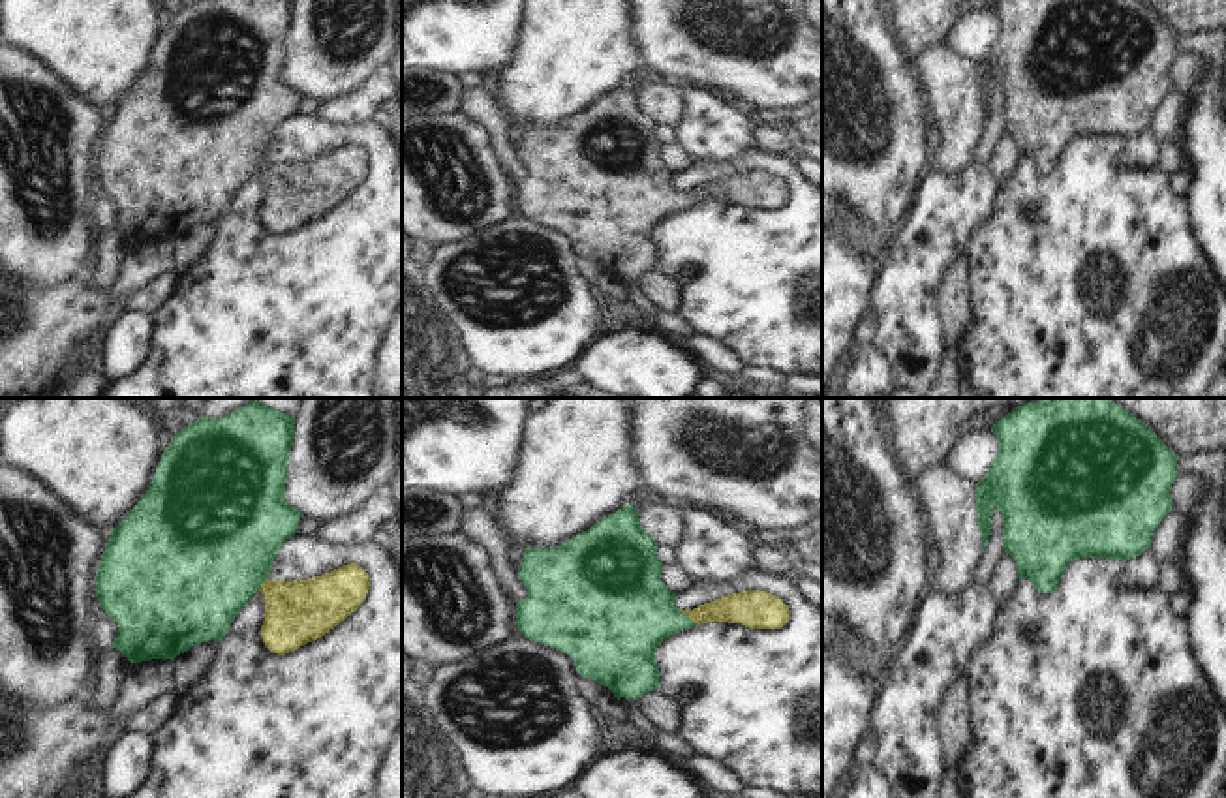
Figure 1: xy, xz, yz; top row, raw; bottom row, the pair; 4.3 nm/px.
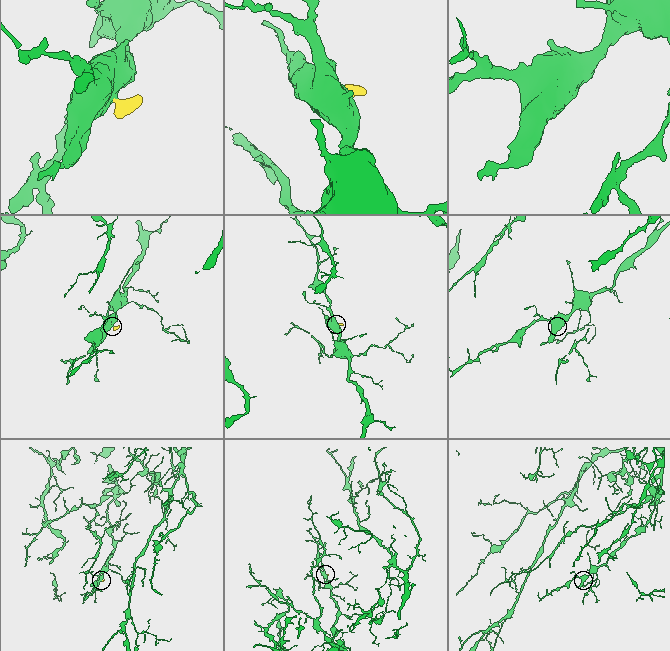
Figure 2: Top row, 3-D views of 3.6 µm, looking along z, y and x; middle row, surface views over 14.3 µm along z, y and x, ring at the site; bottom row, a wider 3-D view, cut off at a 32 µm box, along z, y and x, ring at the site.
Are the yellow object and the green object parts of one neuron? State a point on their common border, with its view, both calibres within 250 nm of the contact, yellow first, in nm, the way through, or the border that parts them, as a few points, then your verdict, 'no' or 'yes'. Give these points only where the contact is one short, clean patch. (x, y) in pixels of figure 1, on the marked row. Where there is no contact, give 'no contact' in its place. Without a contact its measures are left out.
meets yellow in xz at (688, 614); 140 nm thick on the yellow side, 380 nm on the other; runs through xz (744, 607), (688, 614), (650, 616), (629, 611); yes

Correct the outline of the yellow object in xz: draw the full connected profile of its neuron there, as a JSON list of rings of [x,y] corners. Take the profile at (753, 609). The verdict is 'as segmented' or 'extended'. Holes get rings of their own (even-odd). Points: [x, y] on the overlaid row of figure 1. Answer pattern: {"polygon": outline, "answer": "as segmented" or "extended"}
{"polygon": [[[623,505],[556,548],[526,548],[518,576],[528,597],[516,603],[518,631],[571,655],[582,678],[608,687],[618,700],[638,700],[661,687],[655,650],[667,637],[706,622],[781,629],[790,620],[789,606],[777,595],[759,590],[678,610],[676,593],[661,580],[657,546],[659,543],[644,531],[636,507]]], "answer": "extended"}

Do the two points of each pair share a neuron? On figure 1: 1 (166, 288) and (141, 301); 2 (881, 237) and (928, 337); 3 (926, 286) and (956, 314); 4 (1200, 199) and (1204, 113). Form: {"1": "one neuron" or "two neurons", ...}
{"1": "one neuron", "2": "two neurons", "3": "two neurons", "4": "one neuron"}

